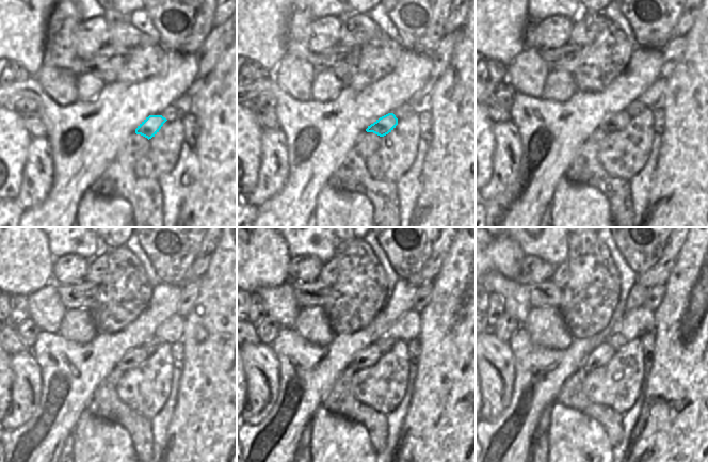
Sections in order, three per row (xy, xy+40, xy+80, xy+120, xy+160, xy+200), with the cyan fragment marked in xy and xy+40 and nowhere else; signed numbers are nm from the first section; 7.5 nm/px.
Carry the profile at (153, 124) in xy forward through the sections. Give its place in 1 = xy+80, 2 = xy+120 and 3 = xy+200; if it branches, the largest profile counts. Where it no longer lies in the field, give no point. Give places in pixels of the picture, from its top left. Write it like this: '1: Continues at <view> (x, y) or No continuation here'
1: Continues at xy+80 (613, 122)
2: Continues at xy+120 (133, 357)
3: Continues at xy+200 (601, 355)

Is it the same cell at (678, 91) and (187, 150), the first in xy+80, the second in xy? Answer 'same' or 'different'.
different

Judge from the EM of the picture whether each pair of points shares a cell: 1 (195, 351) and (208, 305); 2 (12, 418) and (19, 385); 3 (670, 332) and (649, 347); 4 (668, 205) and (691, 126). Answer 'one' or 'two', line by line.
1: one
2: one
3: two
4: one

